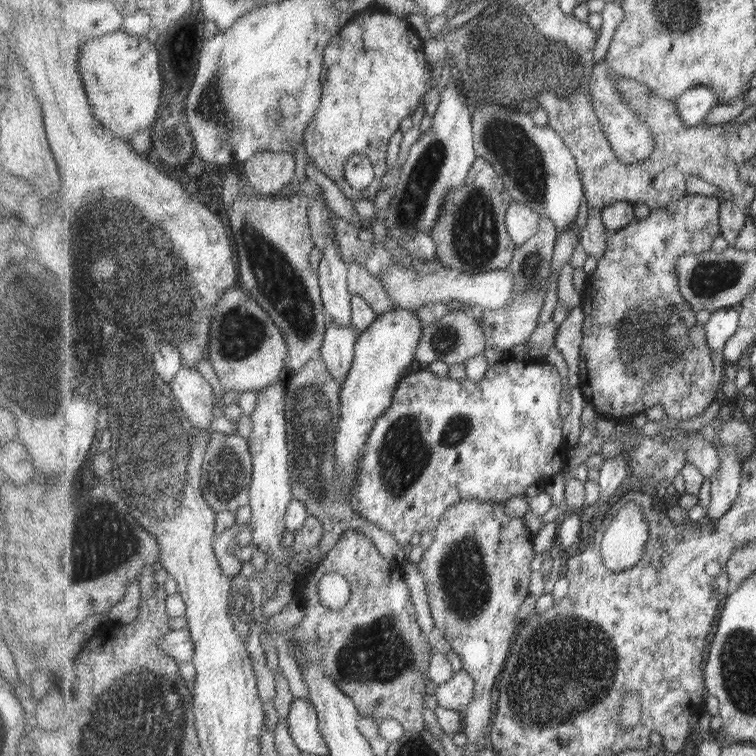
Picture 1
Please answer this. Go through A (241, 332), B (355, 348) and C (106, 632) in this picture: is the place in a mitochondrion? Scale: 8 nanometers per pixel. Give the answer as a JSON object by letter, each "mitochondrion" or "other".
{"A":"mitochondrion","B":"other","C":"other"}

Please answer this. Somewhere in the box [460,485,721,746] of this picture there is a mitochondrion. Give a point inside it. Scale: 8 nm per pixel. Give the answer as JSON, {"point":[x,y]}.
{"point":[565,665]}

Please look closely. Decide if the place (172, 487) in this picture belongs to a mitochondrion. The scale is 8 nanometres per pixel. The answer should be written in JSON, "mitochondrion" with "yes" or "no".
{"mitochondrion":"yes"}

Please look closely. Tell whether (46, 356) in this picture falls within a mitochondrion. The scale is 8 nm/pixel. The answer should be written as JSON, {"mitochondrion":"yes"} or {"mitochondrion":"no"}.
{"mitochondrion":"yes"}

